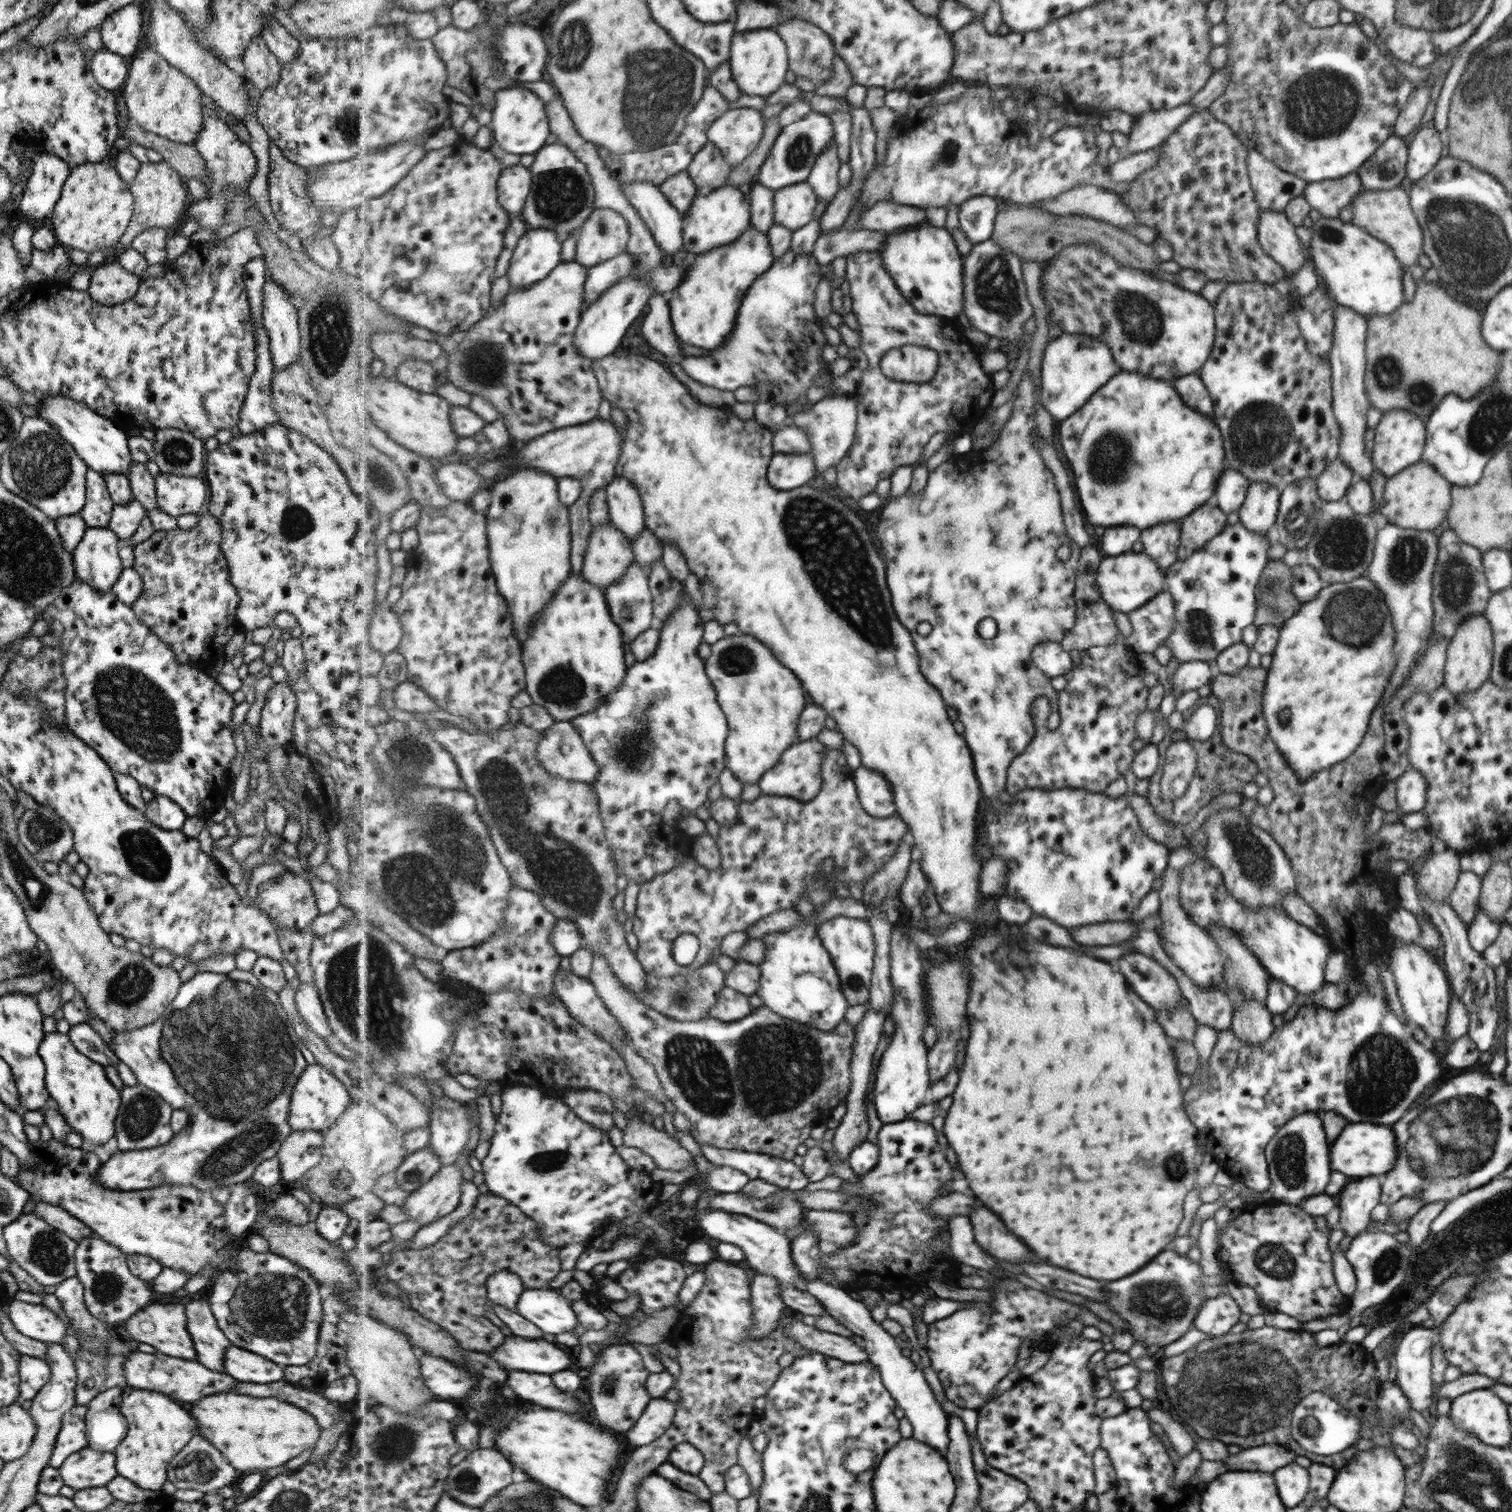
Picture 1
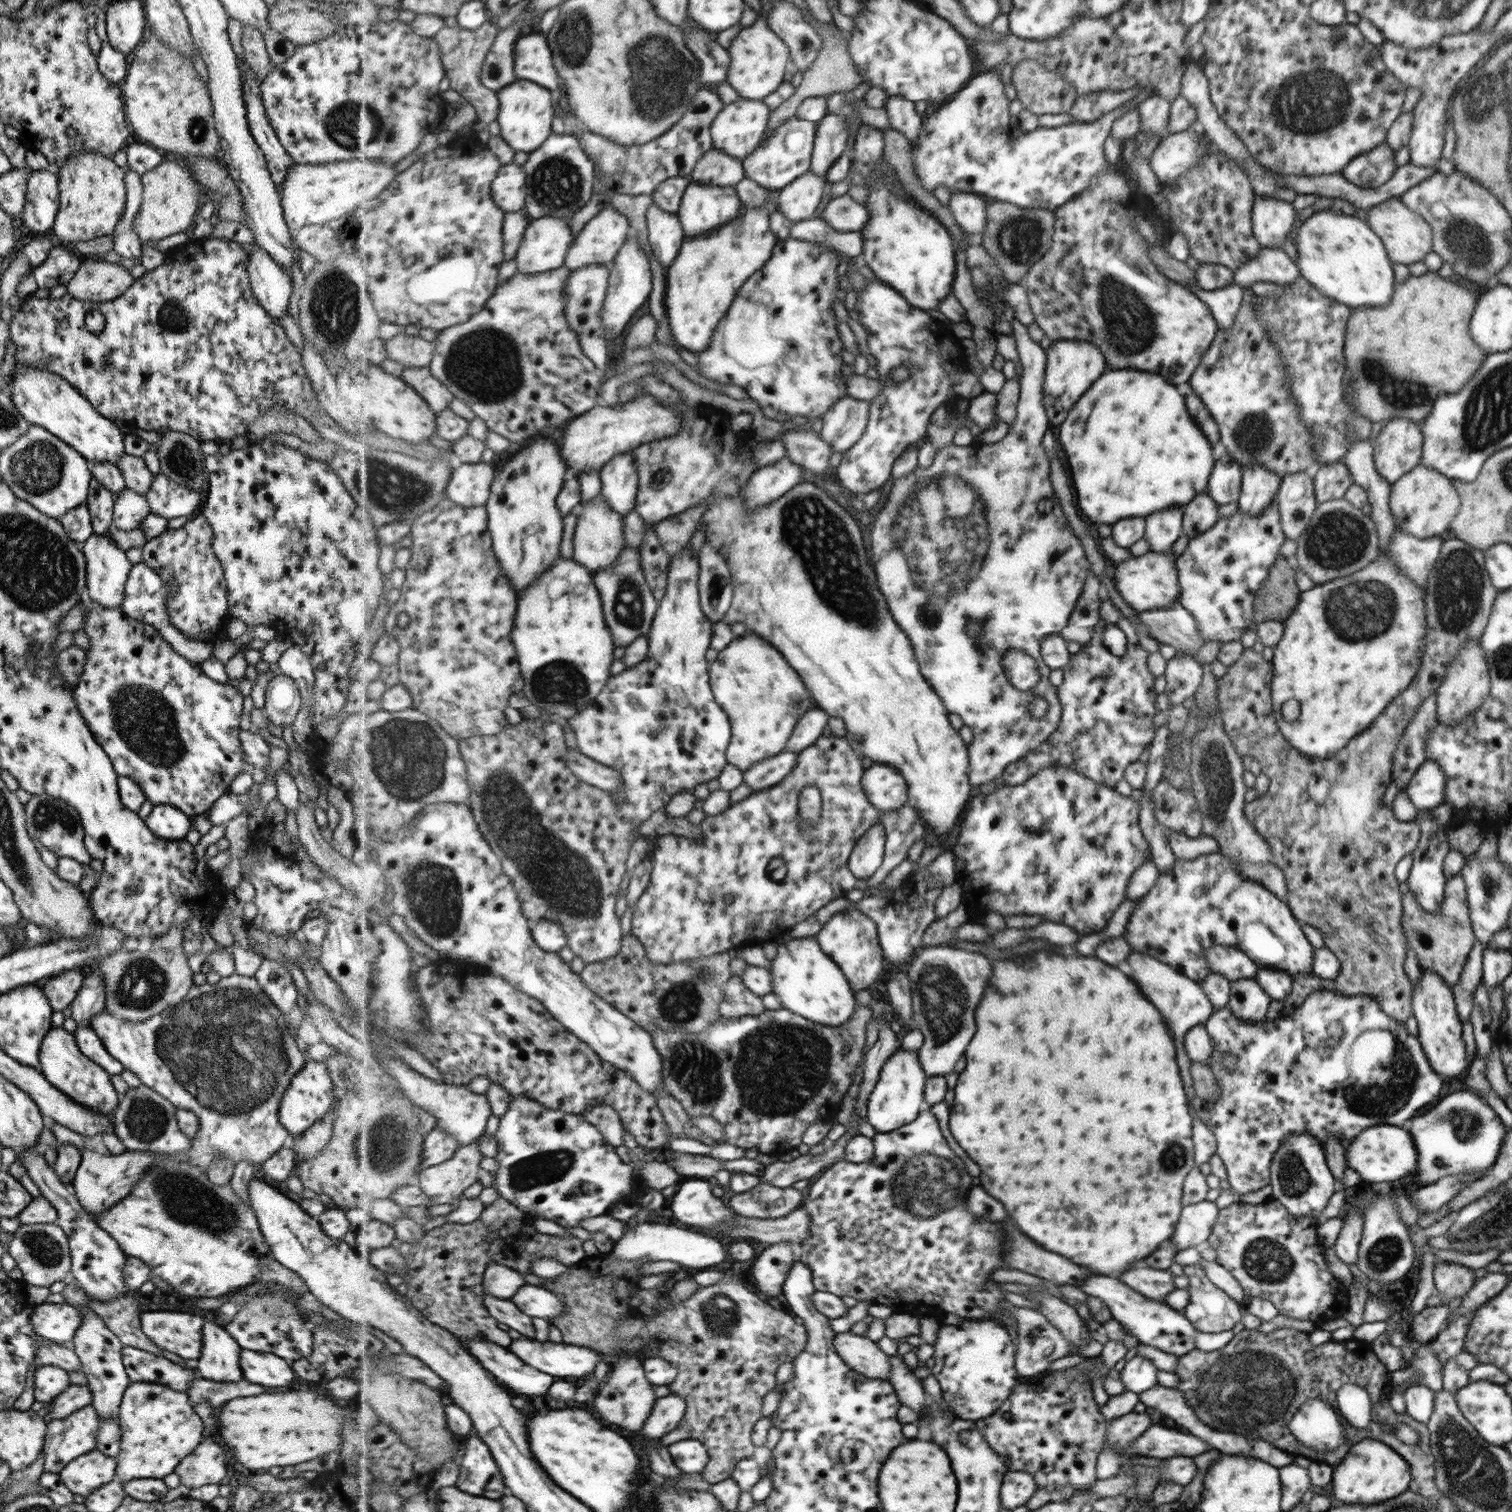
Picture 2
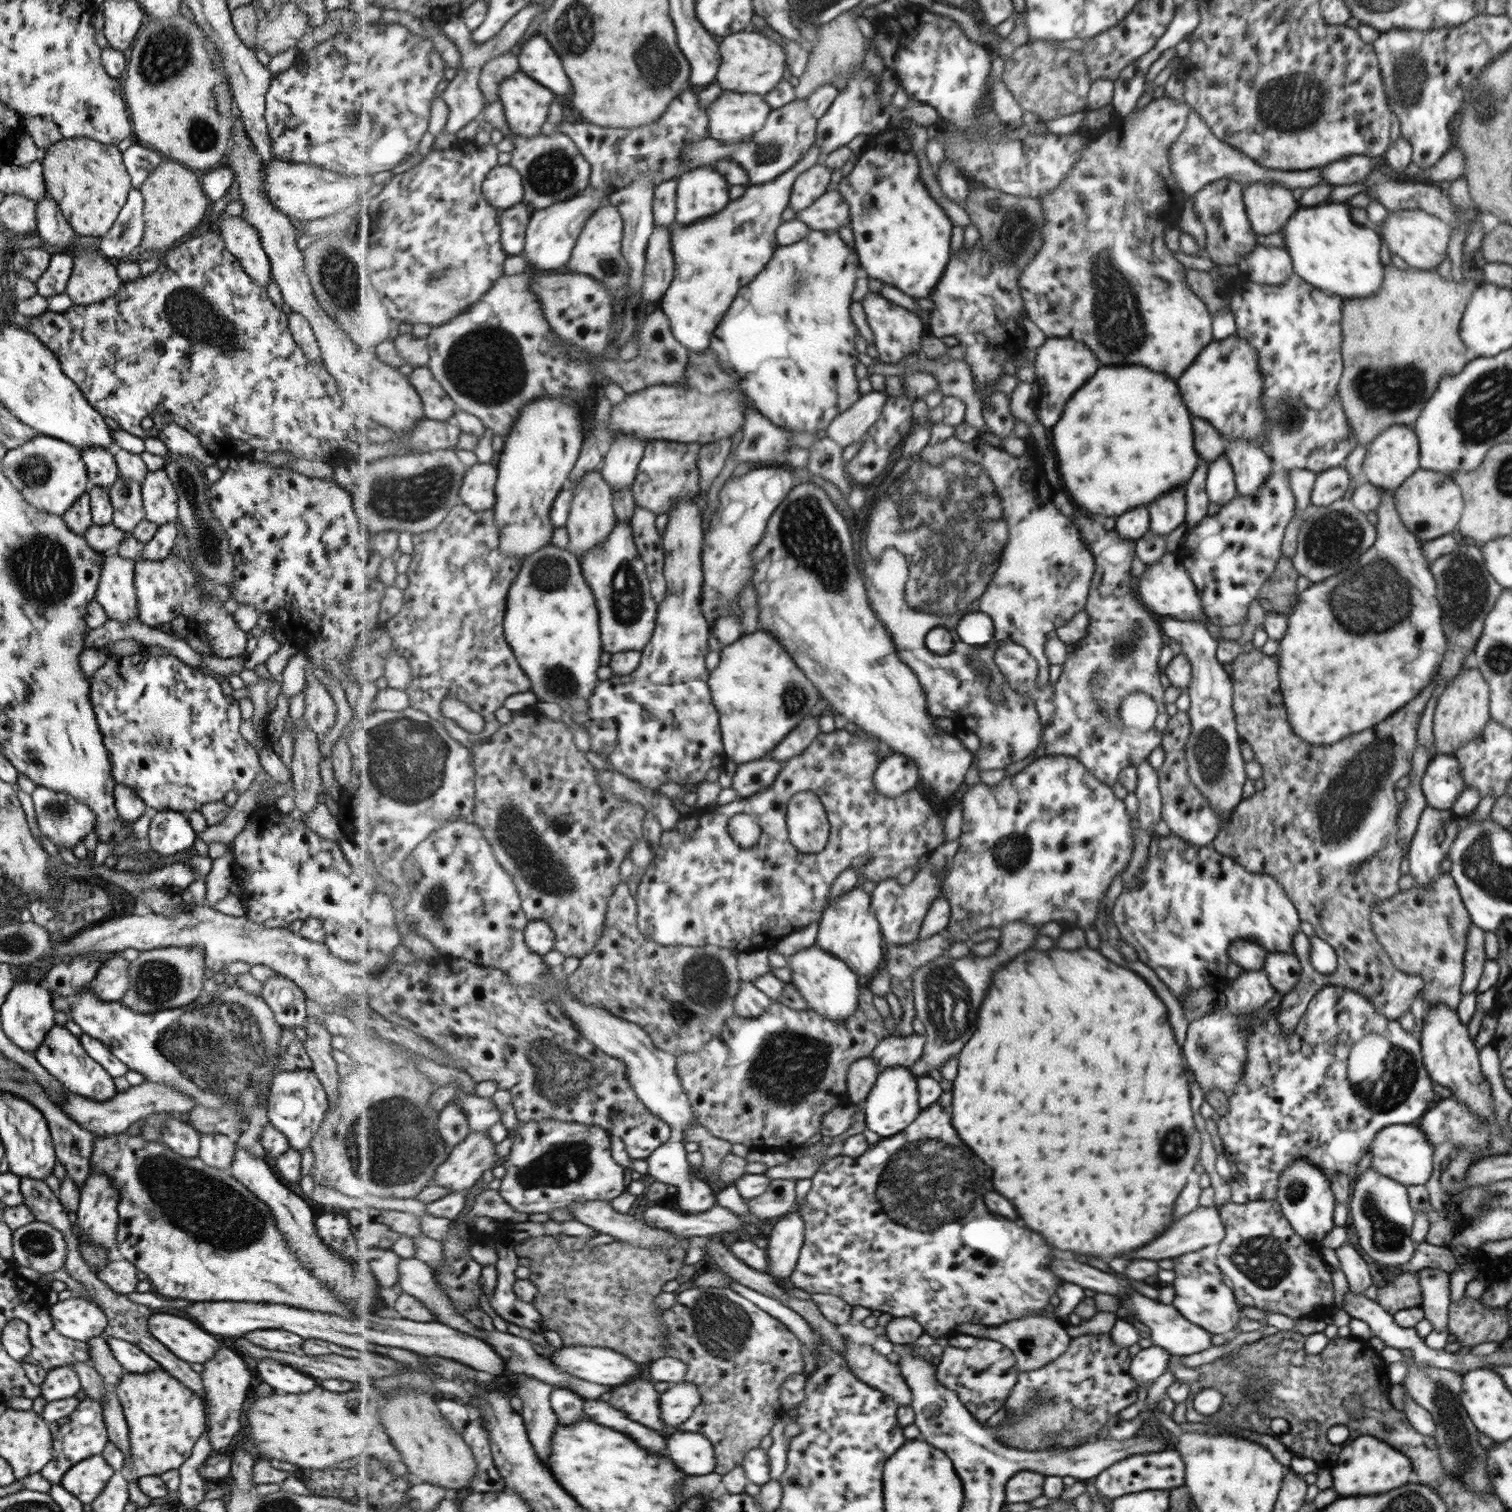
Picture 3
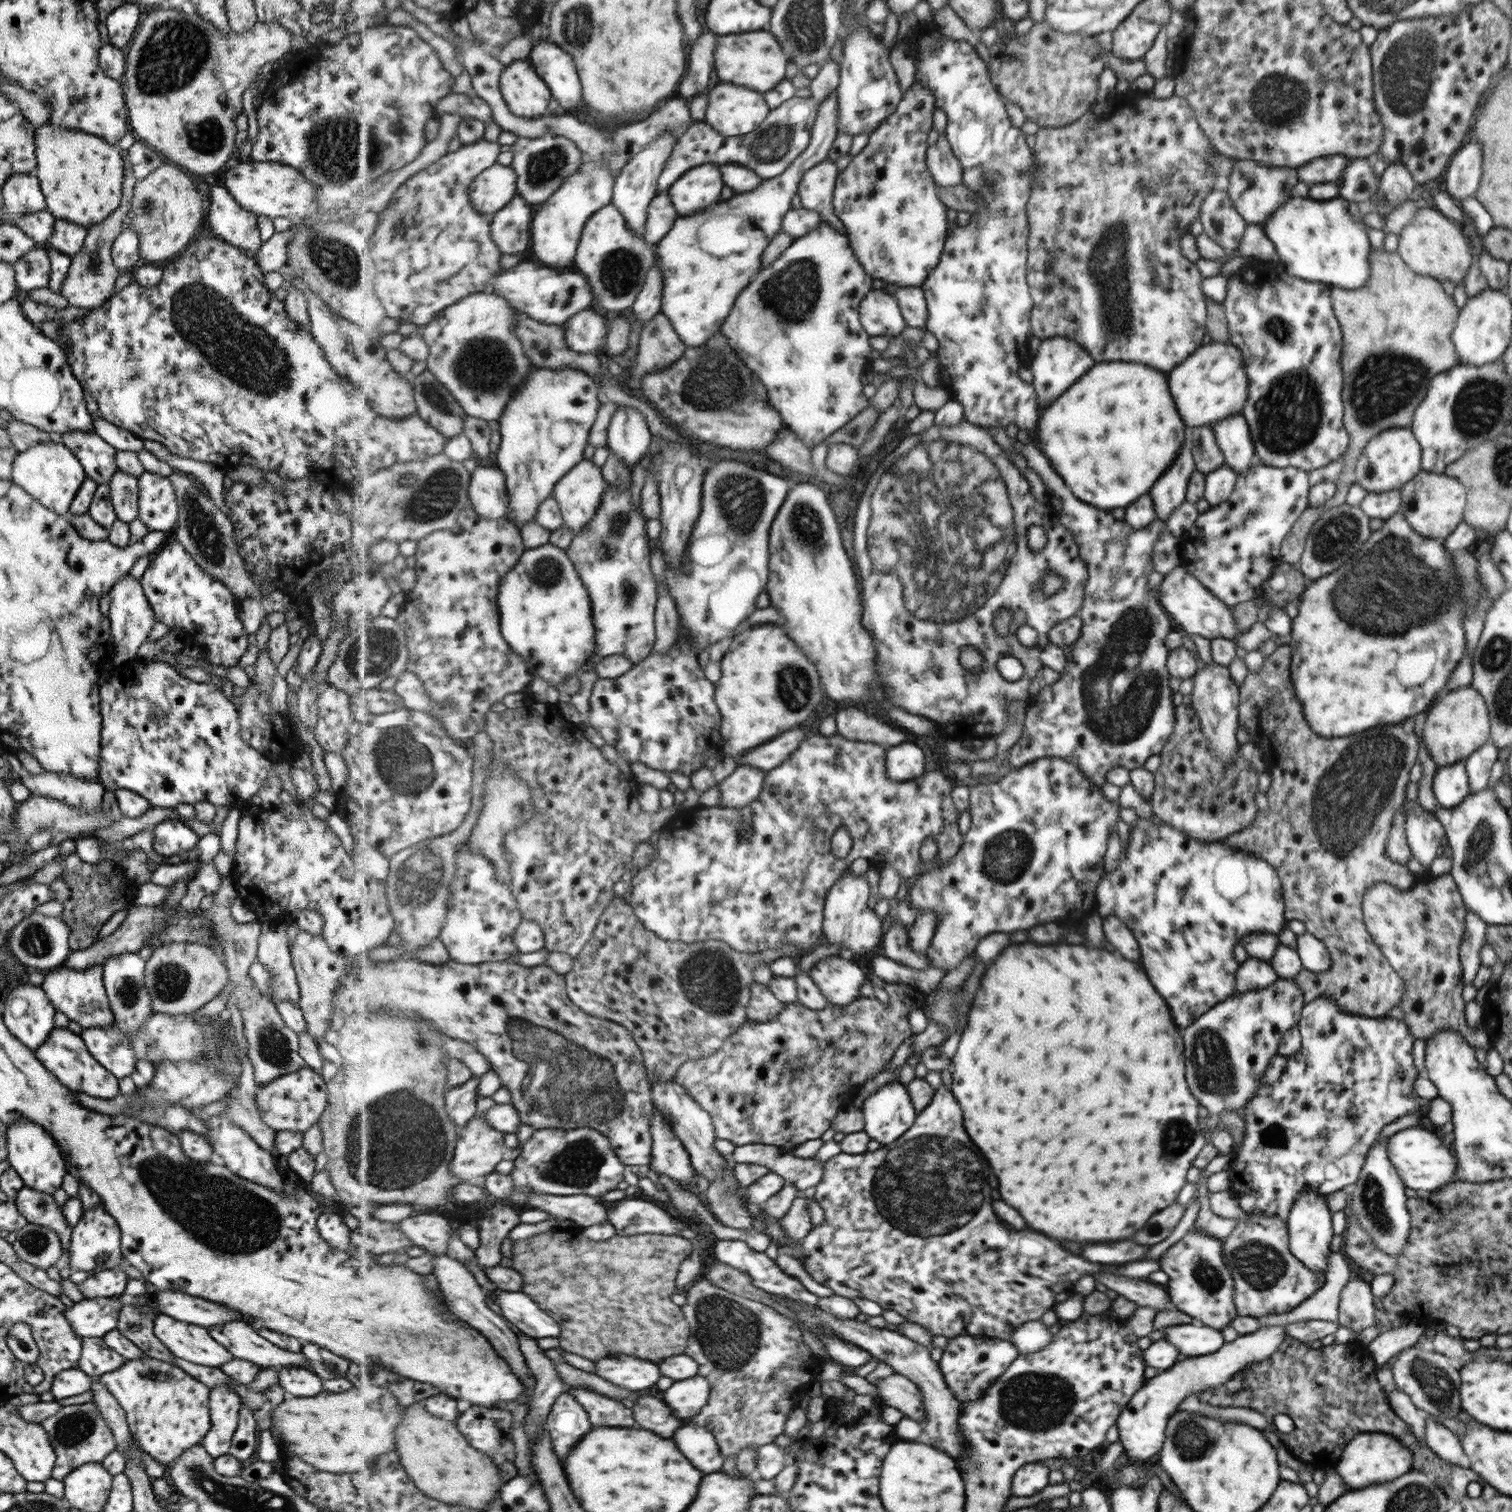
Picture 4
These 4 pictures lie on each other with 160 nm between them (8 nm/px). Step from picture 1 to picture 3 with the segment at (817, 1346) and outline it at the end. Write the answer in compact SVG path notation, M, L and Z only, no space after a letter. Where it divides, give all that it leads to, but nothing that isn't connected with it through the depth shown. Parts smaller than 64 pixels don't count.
M851 1340L847 1344L846 1361L861 1382L890 1394L900 1406L911 1406L914 1394L899 1364L891 1363L885 1356L877 1354L873 1346L861 1346Z

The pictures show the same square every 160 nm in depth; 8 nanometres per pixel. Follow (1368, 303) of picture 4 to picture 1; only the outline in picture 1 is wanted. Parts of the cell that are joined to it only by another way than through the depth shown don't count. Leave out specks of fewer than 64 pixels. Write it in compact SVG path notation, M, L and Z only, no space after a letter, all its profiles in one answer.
M1420 280L1416 283L1415 292L1411 301L1403 303L1395 310L1392 314L1369 314L1365 316L1366 318L1366 337L1364 340L1364 376L1363 384L1364 390L1367 396L1369 396L1369 404L1371 407L1379 410L1382 414L1387 412L1387 410L1405 410L1405 412L1411 412L1415 416L1419 416L1425 419L1435 410L1437 407L1437 402L1445 396L1445 394L1457 394L1459 398L1463 400L1469 400L1485 391L1493 381L1495 377L1499 374L1499 369L1501 369L1501 364L1499 364L1499 354L1500 351L1493 350L1487 346L1487 342L1484 341L1481 331L1481 314L1477 312L1477 309L1469 308L1469 304L1459 304L1459 298L1453 300L1453 296L1447 296L1445 294L1444 288L1437 288L1437 285L1427 284L1427 281Z

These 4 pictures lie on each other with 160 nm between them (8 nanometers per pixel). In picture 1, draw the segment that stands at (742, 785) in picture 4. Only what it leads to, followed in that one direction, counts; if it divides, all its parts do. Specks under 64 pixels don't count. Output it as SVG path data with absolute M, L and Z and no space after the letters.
M817 737L809 740L799 740L794 745L791 745L783 753L778 764L764 774L764 777L759 782L762 791L767 795L792 796L805 802L813 801L822 791L824 752L826 752L825 744L818 740Z

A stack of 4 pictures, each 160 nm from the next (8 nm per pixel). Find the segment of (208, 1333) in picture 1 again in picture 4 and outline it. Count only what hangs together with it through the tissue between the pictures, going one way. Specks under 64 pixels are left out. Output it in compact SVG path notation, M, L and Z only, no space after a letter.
M233 1382L209 1389L208 1415L209 1430L201 1440L201 1446L213 1459L228 1454L230 1441L238 1421L238 1410L242 1406L239 1396L233 1391Z

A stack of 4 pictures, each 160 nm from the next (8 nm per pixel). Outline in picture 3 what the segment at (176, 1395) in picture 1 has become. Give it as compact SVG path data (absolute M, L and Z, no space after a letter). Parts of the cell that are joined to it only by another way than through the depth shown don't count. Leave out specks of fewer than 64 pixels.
M101 1335L101 1338L109 1346L111 1356L115 1357L115 1360L127 1373L143 1374L160 1368L152 1358L149 1358L137 1346L117 1338L107 1337L107 1335Z

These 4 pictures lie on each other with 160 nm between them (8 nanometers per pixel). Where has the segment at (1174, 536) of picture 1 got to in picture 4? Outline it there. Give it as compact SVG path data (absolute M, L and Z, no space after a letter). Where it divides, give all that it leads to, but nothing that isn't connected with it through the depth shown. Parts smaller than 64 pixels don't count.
M1187 428L1186 431L1186 442L1183 444L1183 449L1180 449L1177 460L1172 462L1170 468L1158 478L1154 487L1149 491L1156 520L1163 523L1175 508L1186 501L1187 482L1190 481L1191 474L1197 470L1190 445L1191 428Z

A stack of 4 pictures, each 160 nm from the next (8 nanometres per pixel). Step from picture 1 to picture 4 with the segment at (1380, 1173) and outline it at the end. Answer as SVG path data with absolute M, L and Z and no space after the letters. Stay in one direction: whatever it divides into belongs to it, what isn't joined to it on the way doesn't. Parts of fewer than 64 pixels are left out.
M1420 1126L1402 1129L1389 1136L1386 1140L1386 1153L1401 1182L1419 1193L1433 1192L1454 1180L1457 1158L1454 1157L1450 1143L1439 1140L1435 1133Z

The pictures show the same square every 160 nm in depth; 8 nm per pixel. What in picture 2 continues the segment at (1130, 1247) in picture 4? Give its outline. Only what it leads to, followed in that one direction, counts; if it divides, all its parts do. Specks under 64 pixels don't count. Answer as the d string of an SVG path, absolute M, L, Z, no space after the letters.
M1203 1199L1197 1204L1182 1206L1181 1216L1170 1238L1176 1252L1206 1245L1206 1238L1211 1234L1217 1215L1217 1205L1213 1201Z

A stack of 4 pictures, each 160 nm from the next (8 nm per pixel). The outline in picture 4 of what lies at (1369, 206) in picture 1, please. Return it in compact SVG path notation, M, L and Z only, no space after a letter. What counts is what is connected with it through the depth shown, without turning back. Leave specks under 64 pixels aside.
M1433 207L1417 208L1414 217L1397 234L1396 253L1415 274L1450 280L1455 285L1471 266L1471 254L1461 232Z

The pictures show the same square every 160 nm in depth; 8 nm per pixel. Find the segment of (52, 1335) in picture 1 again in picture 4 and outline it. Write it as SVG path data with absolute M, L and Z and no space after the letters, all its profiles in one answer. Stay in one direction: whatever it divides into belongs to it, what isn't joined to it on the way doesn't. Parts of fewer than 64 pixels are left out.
M116 1297L83 1298L65 1308L63 1317L69 1323L70 1331L81 1339L102 1338L116 1328L121 1308L123 1305Z

